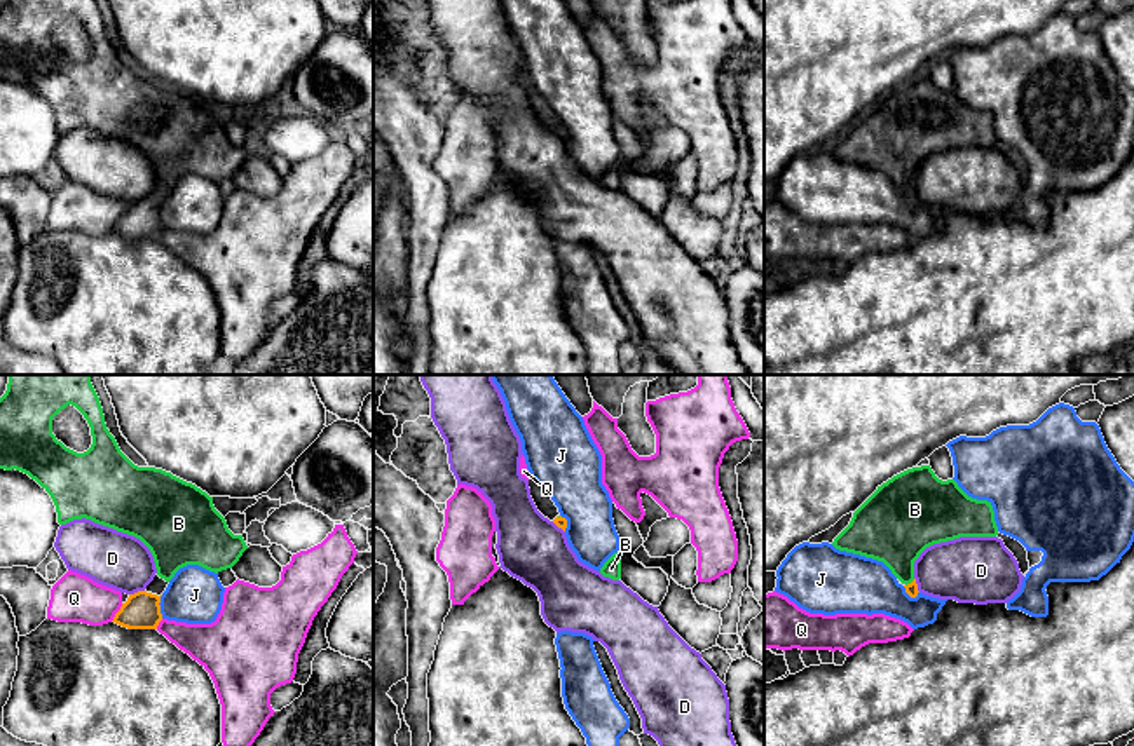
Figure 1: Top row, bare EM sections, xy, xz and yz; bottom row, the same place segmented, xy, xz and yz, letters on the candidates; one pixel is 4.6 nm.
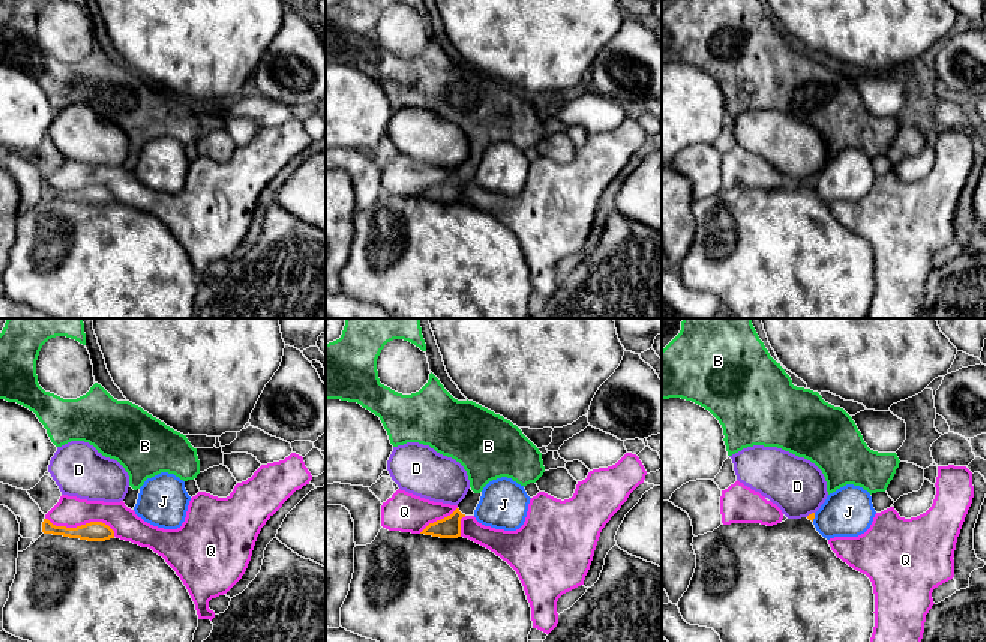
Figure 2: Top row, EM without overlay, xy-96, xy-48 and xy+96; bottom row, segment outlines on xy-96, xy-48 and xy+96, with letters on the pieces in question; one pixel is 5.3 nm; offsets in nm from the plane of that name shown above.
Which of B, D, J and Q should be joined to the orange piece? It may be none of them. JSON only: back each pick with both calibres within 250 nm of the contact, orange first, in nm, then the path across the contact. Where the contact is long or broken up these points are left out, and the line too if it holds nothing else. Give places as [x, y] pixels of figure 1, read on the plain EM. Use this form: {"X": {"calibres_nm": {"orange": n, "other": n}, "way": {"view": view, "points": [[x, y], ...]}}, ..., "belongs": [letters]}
{"B": {"calibres_nm": {"orange": 60, "other": 300}, "way": {"view": "yz", "points": [[911, 199], [911, 192], [899, 166], [897, 140]]}}, "belongs": ["B"]}

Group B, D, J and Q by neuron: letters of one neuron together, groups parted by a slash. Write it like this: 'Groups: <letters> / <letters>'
Groups: B / D / J / Q

